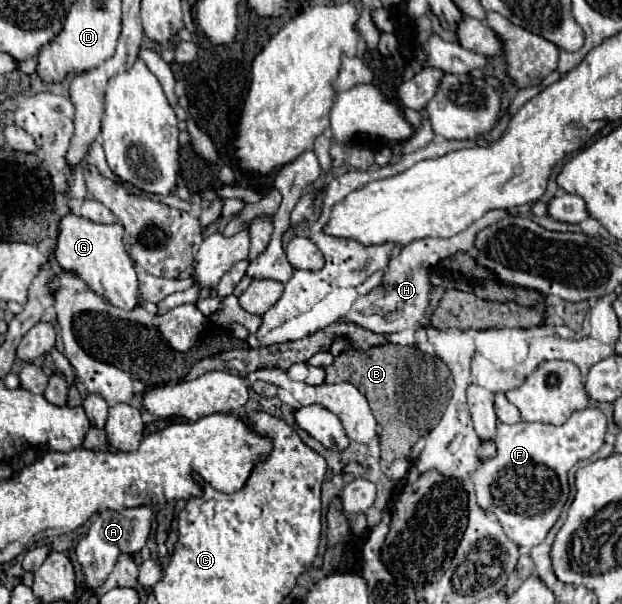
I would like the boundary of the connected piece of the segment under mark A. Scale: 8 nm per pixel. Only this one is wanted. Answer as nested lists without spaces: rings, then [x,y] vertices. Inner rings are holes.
[[[138,506],[138,508],[124,508],[122,512],[114,512],[114,510],[104,510],[96,516],[96,520],[92,522],[88,534],[84,540],[78,542],[76,546],[76,556],[78,562],[82,564],[84,576],[86,576],[86,584],[90,588],[98,588],[106,582],[108,574],[112,572],[116,558],[120,554],[134,554],[138,550],[144,548],[146,538],[150,534],[150,520],[152,520],[152,510],[148,506]]]

